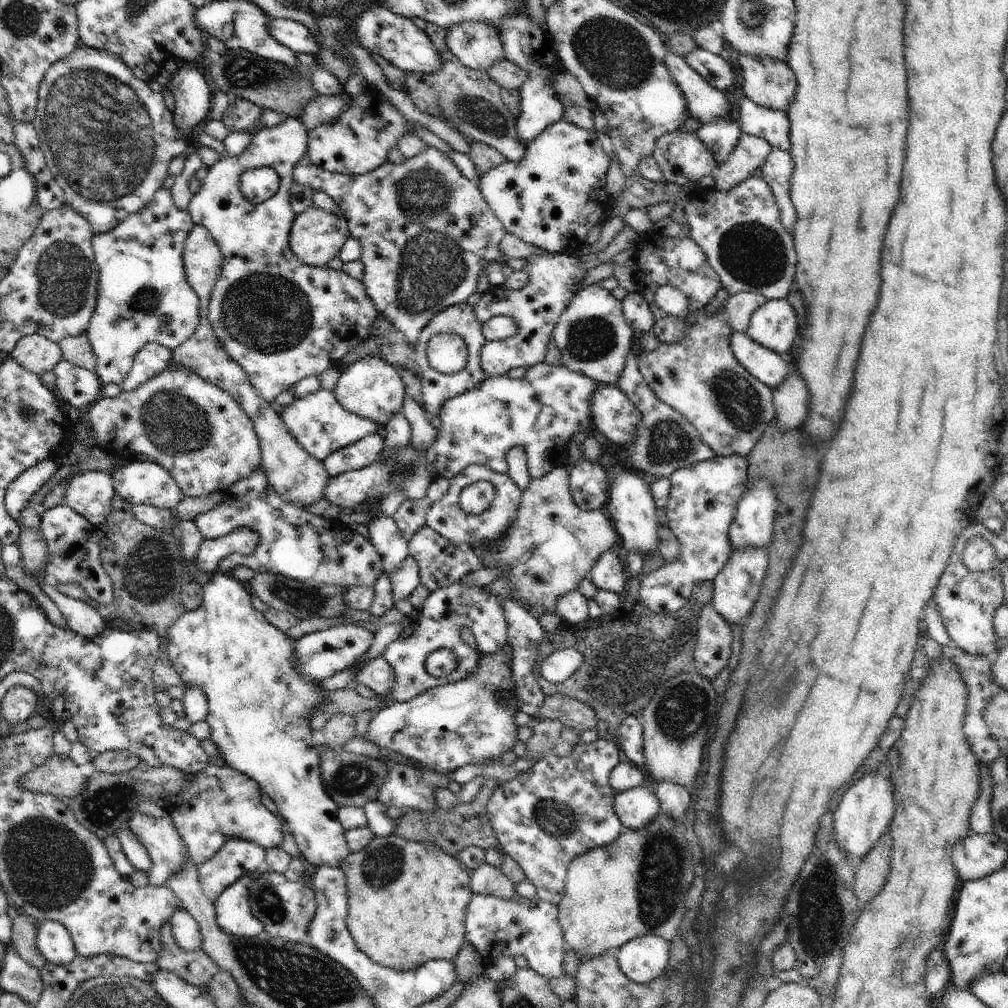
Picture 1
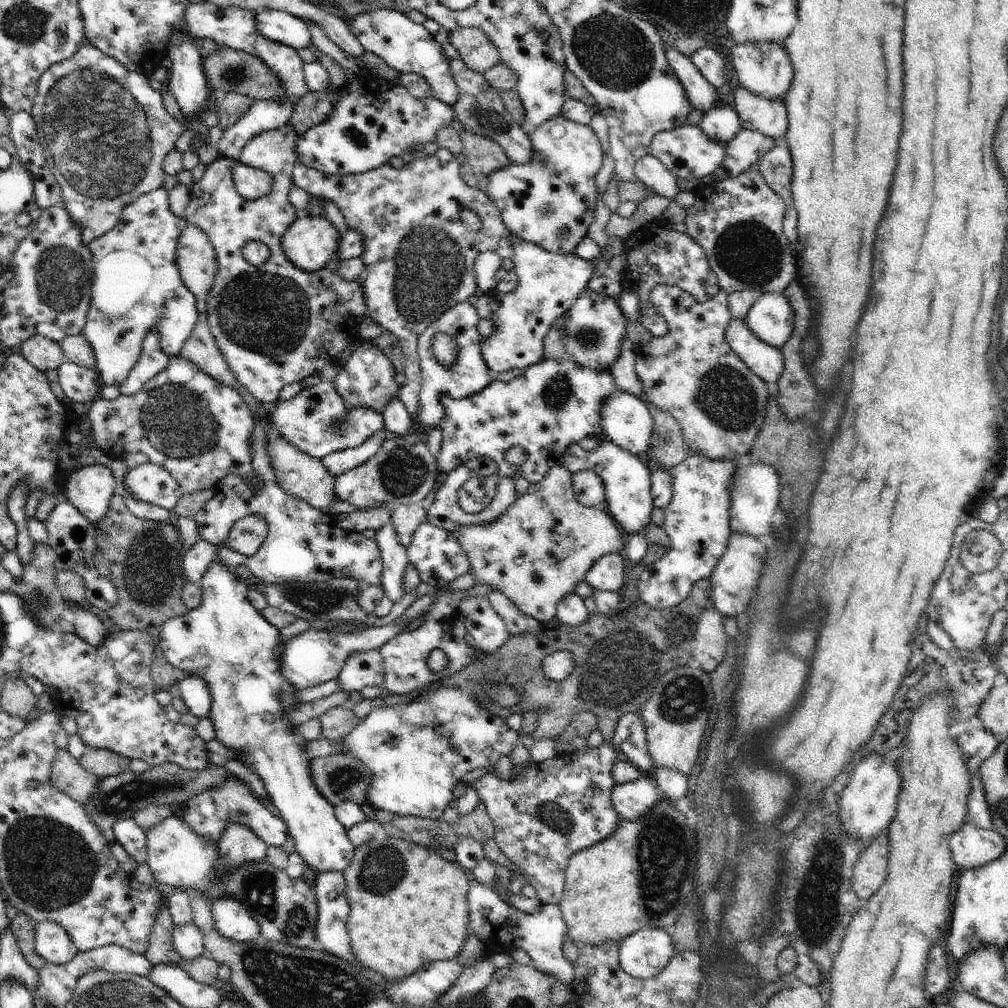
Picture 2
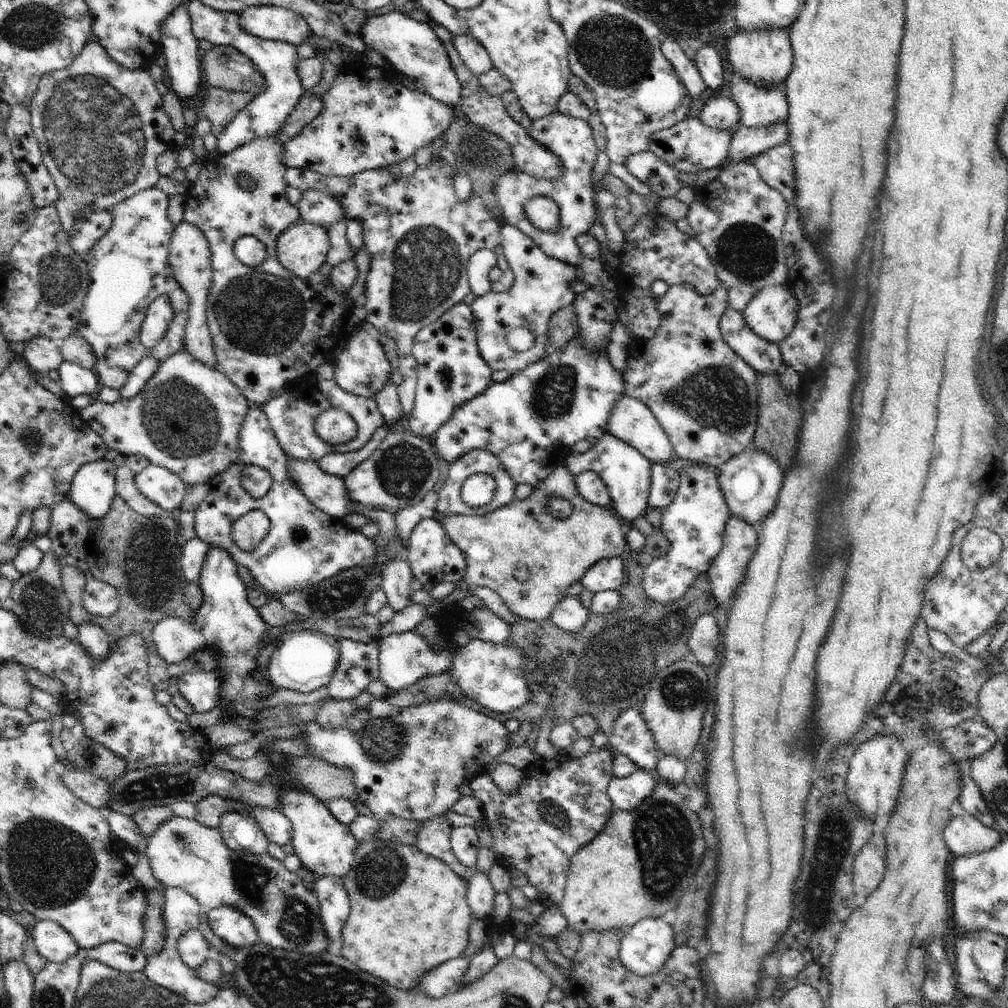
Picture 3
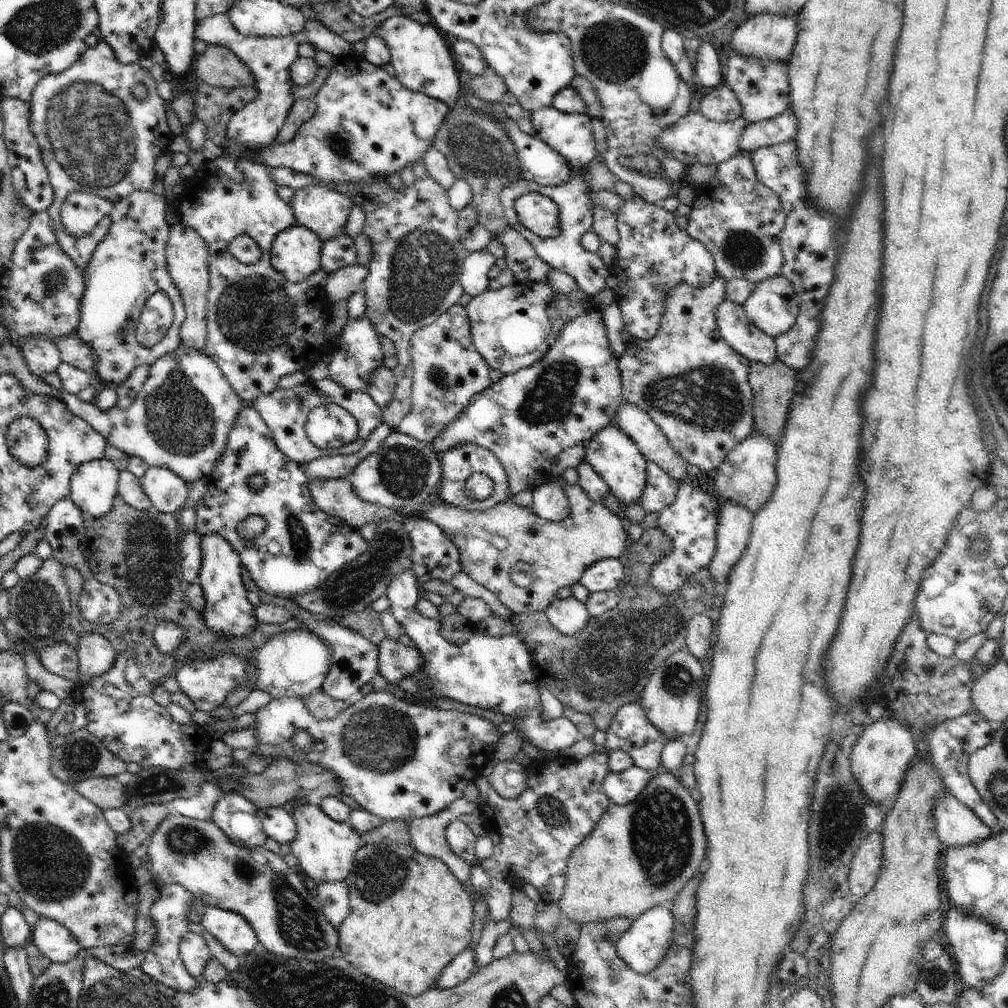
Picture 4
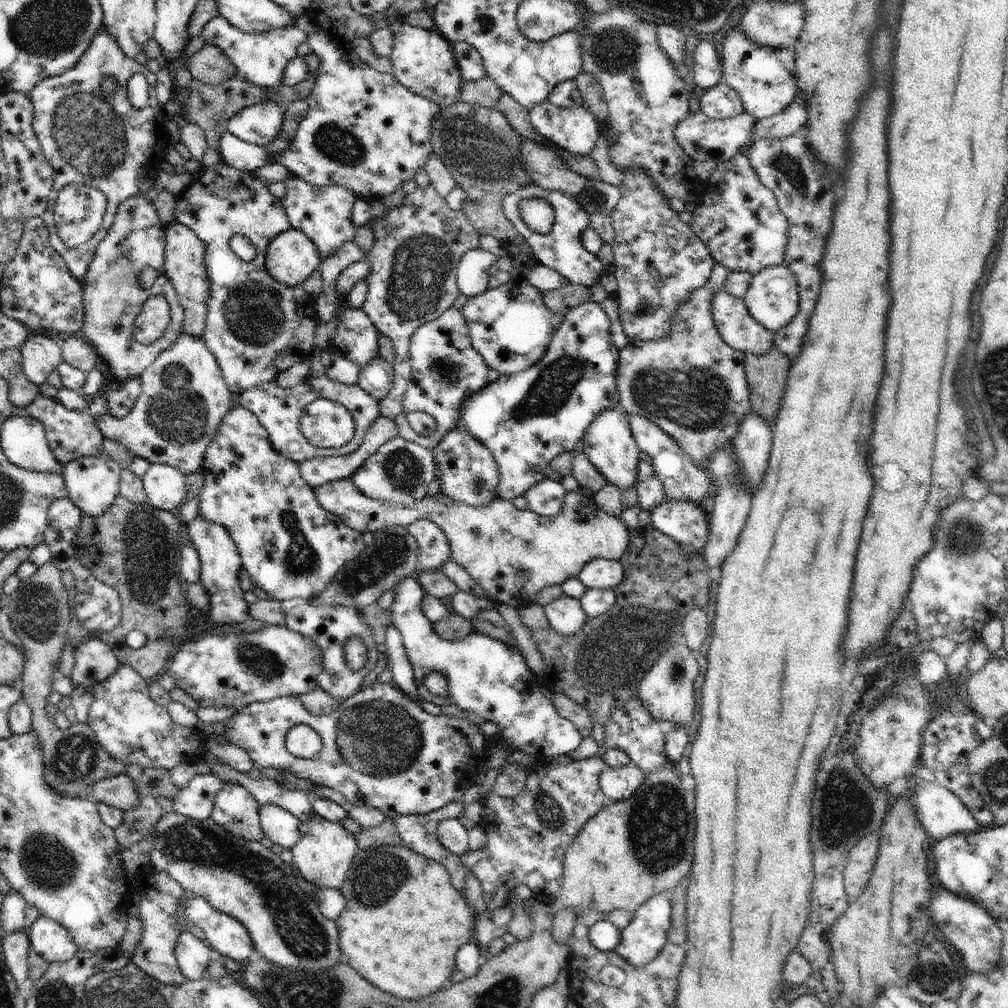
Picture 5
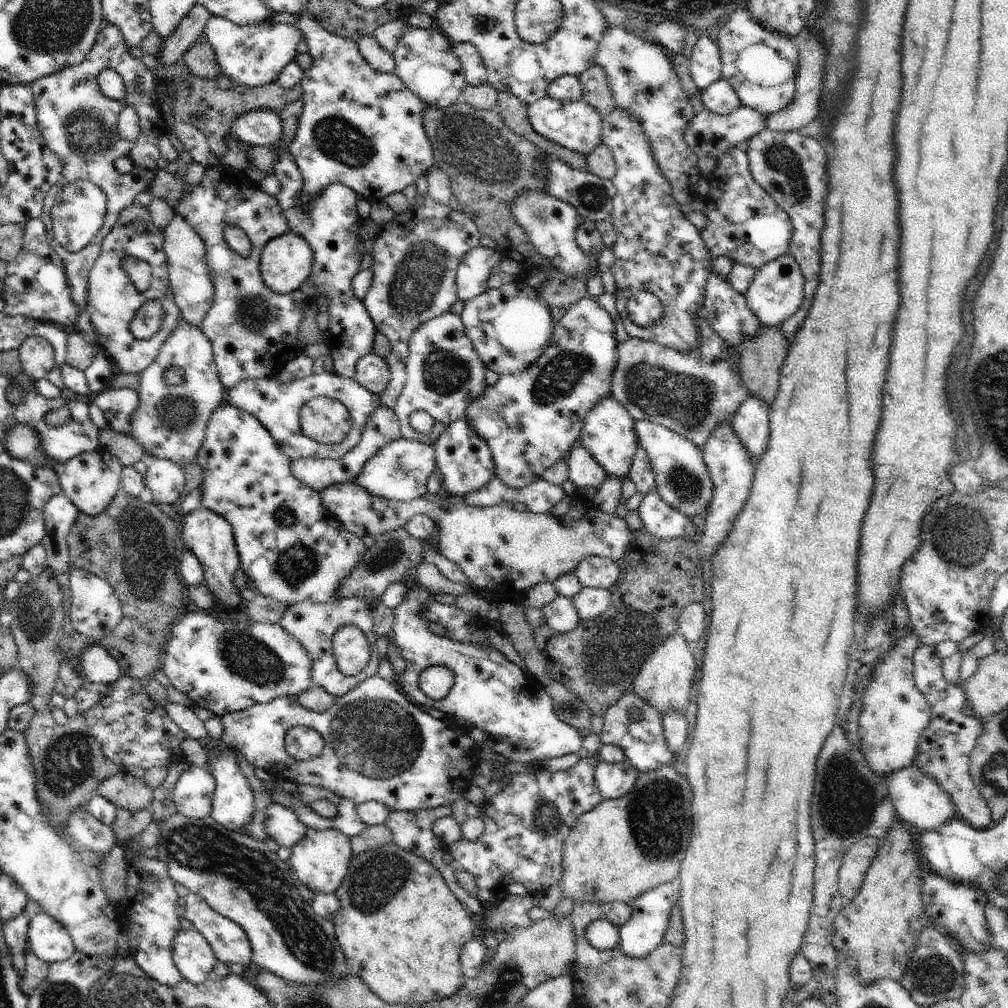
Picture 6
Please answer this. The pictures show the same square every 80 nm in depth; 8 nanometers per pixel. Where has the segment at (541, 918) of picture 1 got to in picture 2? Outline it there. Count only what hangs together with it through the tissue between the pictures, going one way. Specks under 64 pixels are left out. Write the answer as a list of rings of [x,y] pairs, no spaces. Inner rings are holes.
[[[472,881],[468,890],[469,931],[474,932],[489,954],[494,951],[509,954],[510,950],[520,948],[530,958],[533,968],[543,974],[552,974],[559,982],[571,984],[574,979],[574,966],[563,954],[564,936],[567,925],[560,911],[559,904],[542,904],[538,912],[526,914],[513,905],[508,906],[502,898],[484,884]]]

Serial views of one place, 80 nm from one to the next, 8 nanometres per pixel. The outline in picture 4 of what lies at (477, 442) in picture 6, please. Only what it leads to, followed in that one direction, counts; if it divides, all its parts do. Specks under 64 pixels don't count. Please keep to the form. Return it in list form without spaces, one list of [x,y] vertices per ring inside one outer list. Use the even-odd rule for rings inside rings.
[[[474,442],[460,444],[460,446],[454,446],[454,448],[450,448],[448,452],[444,452],[442,456],[439,456],[439,459],[440,462],[442,462],[442,479],[440,481],[440,495],[436,501],[439,501],[441,504],[460,506],[460,508],[464,508],[464,510],[468,511],[483,512],[488,510],[488,508],[493,508],[500,502],[511,500],[505,469],[502,468],[502,464],[498,462],[498,458],[486,448],[477,446]],[[475,473],[484,474],[494,482],[494,489],[490,497],[486,498],[486,500],[482,500],[482,502],[476,502],[476,500],[466,498],[466,492],[464,492],[468,478]]]

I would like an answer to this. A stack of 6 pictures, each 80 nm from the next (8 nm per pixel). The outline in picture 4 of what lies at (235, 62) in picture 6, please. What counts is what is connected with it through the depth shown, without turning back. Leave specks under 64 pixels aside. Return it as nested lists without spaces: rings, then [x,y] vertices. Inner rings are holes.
[[[216,14],[212,18],[204,18],[195,24],[195,37],[204,41],[206,45],[219,45],[230,48],[240,62],[248,66],[252,72],[255,87],[258,90],[256,100],[250,102],[245,108],[239,109],[228,122],[225,142],[238,142],[238,144],[268,146],[275,143],[280,128],[286,121],[286,116],[292,108],[295,100],[292,98],[292,84],[290,78],[290,66],[299,57],[298,47],[302,43],[309,42],[306,32],[294,34],[294,36],[276,37],[250,37],[242,35],[230,22],[228,14]]]

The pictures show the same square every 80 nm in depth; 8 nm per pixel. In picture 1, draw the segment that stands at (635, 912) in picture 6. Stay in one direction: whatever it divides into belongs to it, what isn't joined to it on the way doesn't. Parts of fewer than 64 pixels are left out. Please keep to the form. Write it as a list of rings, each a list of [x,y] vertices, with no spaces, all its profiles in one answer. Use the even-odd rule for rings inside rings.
[[[638,936],[618,952],[620,970],[633,982],[648,984],[668,968],[670,944],[660,936]]]

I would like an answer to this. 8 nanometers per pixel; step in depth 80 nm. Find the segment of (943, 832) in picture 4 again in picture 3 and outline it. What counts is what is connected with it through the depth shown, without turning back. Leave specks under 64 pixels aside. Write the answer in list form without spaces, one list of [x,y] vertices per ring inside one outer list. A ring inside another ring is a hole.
[[[954,802],[952,820],[944,830],[944,840],[954,856],[970,856],[992,850],[1004,837],[993,827],[985,826],[968,812],[964,811],[961,804]]]

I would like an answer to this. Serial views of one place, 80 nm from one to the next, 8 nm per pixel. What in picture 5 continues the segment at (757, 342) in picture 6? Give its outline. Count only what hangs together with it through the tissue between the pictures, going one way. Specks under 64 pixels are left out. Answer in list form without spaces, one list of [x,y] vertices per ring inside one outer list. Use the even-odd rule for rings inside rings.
[[[773,346],[765,355],[746,353],[745,375],[751,392],[751,410],[774,426],[774,414],[780,408],[780,400],[786,388],[786,376],[790,360]]]

